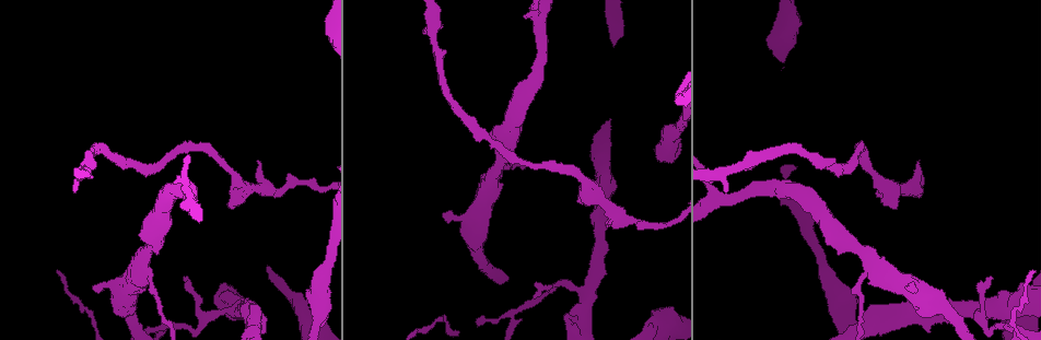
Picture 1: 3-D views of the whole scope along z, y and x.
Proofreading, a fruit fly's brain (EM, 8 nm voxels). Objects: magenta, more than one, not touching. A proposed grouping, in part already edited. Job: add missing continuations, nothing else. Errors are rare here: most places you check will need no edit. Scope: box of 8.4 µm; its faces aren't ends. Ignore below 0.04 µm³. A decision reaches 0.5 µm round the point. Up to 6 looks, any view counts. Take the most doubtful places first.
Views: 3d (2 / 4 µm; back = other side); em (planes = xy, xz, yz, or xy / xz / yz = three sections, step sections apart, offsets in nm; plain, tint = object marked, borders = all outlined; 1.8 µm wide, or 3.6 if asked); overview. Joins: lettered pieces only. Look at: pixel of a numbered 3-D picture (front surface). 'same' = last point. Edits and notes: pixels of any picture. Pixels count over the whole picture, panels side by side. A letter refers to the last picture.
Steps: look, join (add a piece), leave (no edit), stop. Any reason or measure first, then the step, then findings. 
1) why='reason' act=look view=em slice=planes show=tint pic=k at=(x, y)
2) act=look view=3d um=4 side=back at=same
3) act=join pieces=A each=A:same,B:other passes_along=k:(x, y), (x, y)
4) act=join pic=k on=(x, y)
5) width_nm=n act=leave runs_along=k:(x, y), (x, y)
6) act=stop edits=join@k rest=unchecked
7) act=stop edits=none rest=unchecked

why='branch stops here' act=look view=3d um=2 side=back pic=1 at=(907, 286)

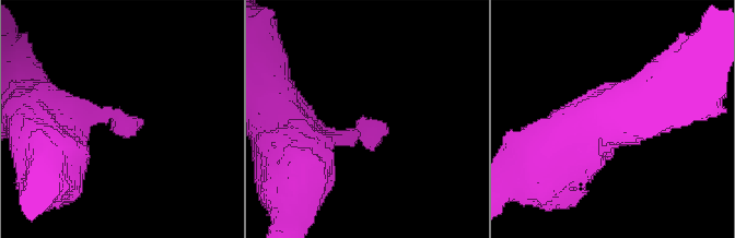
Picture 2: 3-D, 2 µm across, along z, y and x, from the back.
act=look view=em slice=planes show=borders pic=2 at=(142, 121)

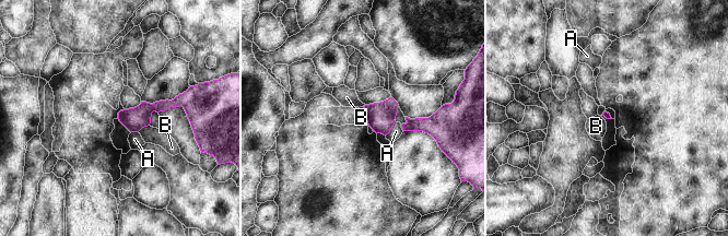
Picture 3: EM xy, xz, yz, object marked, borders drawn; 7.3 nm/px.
longest_contact=A:130nm act=leave each=A:other,B:other runs_along=3:(183, 103), (120, 116) found='no lettered piece goes on from it'

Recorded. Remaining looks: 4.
act=look view=3d um=4 pic=1 at=(920, 160)

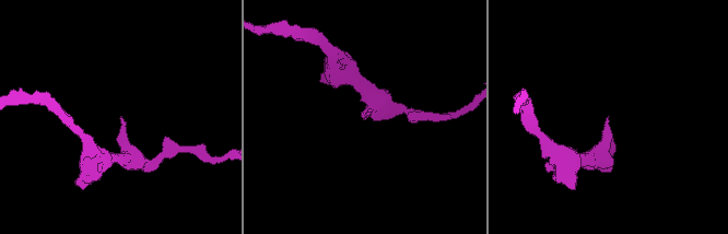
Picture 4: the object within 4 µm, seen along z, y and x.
why='now the EM' act=look view=em slice=yz step=4 show=borders pic=4 at=(366, 113)

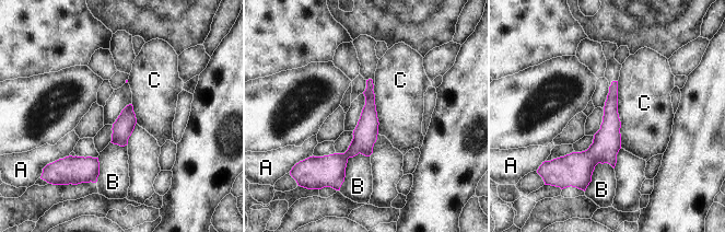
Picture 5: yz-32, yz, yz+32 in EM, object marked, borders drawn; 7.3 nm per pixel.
act=leave each=A:other,B:other,C:other border=5:(617, 81), (621, 147) found='no lettered piece goes on from it'

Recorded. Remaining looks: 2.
act=stop edits=none rest=unchecked

